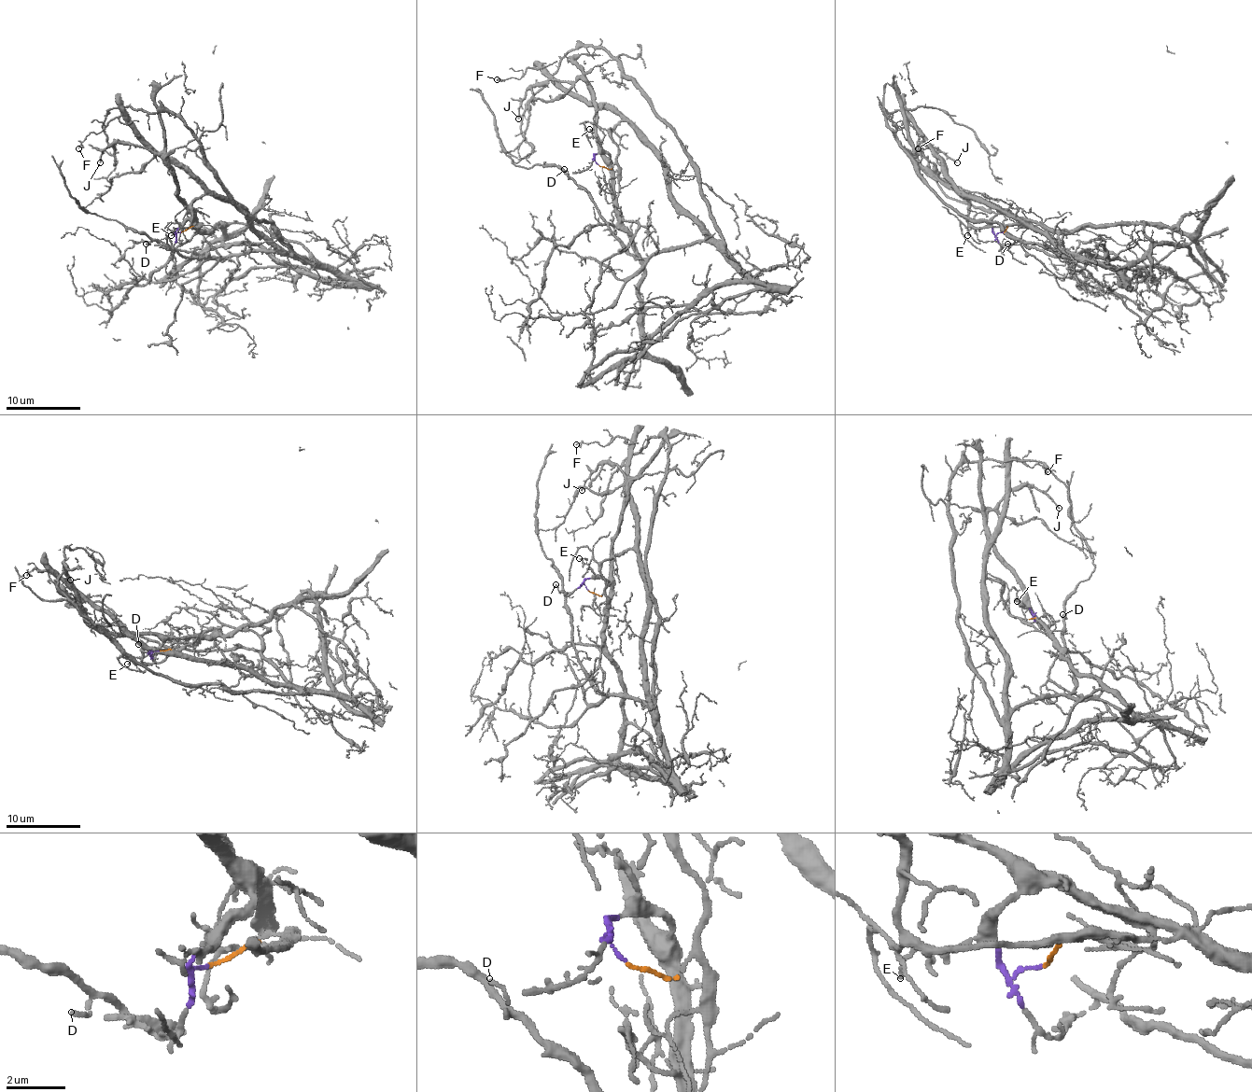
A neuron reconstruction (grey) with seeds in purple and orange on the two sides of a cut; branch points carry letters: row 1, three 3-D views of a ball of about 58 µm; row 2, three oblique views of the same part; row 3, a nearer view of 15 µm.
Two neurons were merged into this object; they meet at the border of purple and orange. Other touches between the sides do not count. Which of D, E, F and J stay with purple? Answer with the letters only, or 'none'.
E, J

